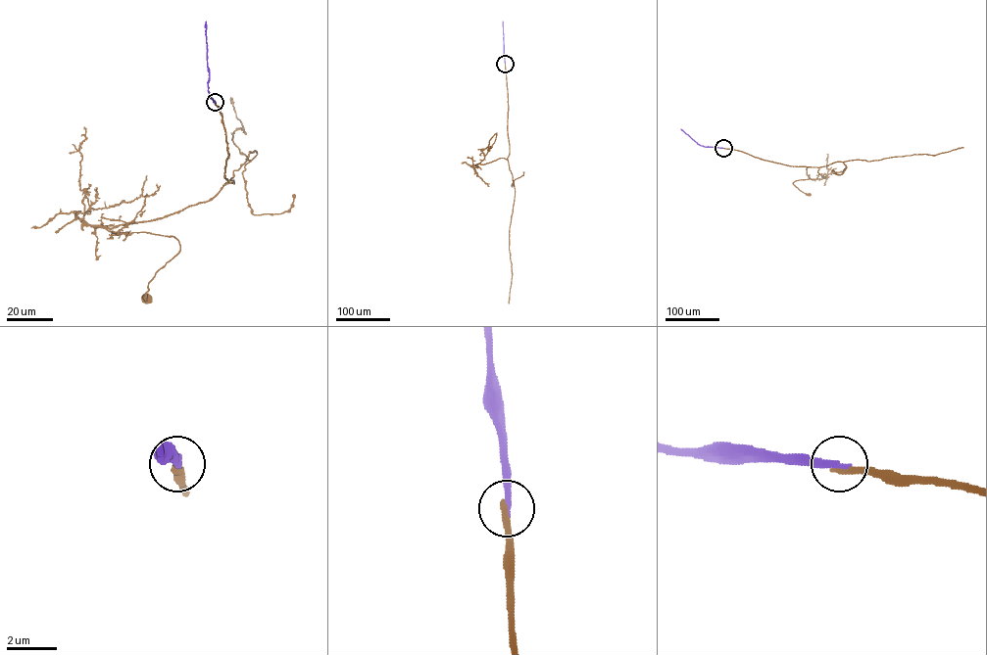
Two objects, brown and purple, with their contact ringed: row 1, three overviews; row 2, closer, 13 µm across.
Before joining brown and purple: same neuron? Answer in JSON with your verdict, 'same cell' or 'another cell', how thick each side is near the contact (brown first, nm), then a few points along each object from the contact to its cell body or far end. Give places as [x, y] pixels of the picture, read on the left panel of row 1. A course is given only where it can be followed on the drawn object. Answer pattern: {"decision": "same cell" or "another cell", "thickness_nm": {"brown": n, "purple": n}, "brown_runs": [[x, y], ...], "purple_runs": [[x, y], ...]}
{"decision": "another cell", "thickness_nm": {"brown": 280, "purple": 280}, "brown_runs": [[215, 102], [233, 183], [159, 219], [107, 229], [177, 239], [178, 253], [146, 298]], "purple_runs": [[215, 102], [208, 91], [206, 21]]}

